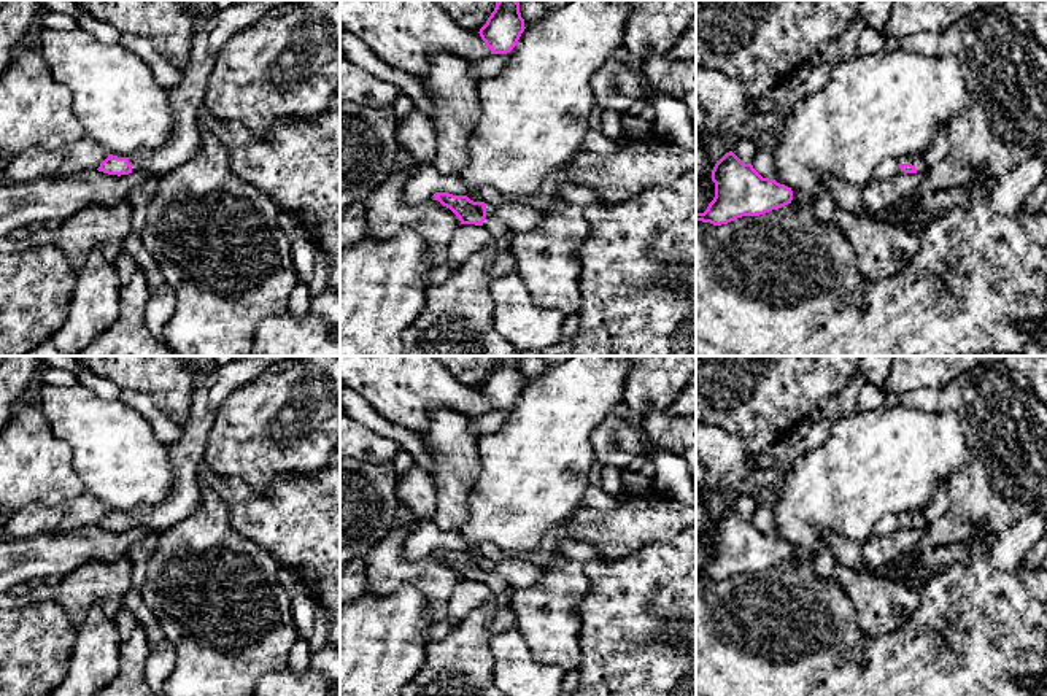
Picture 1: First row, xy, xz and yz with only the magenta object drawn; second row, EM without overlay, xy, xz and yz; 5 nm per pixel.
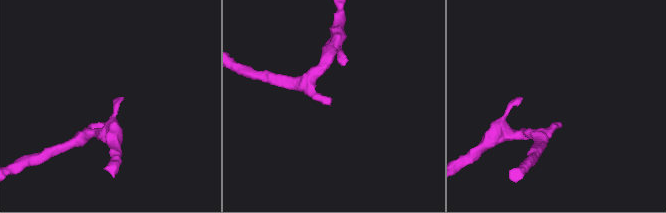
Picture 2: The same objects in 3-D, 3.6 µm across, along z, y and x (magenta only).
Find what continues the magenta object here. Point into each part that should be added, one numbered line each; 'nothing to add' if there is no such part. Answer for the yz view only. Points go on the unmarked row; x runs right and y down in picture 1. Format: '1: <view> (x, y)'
1: yz (919, 517)

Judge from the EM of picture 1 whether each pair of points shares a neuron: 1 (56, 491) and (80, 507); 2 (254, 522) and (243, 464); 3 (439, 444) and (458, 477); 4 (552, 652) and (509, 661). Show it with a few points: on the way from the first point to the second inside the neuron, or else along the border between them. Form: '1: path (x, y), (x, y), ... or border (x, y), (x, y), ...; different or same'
1: border (84, 490), (56, 506), (32, 504); different
2: border (212, 469), (235, 475), (256, 491), (283, 479); different
3: path (447, 452), (456, 461), (456, 469); same
4: border (515, 626), (537, 661), (555, 665), (566, 671); different

